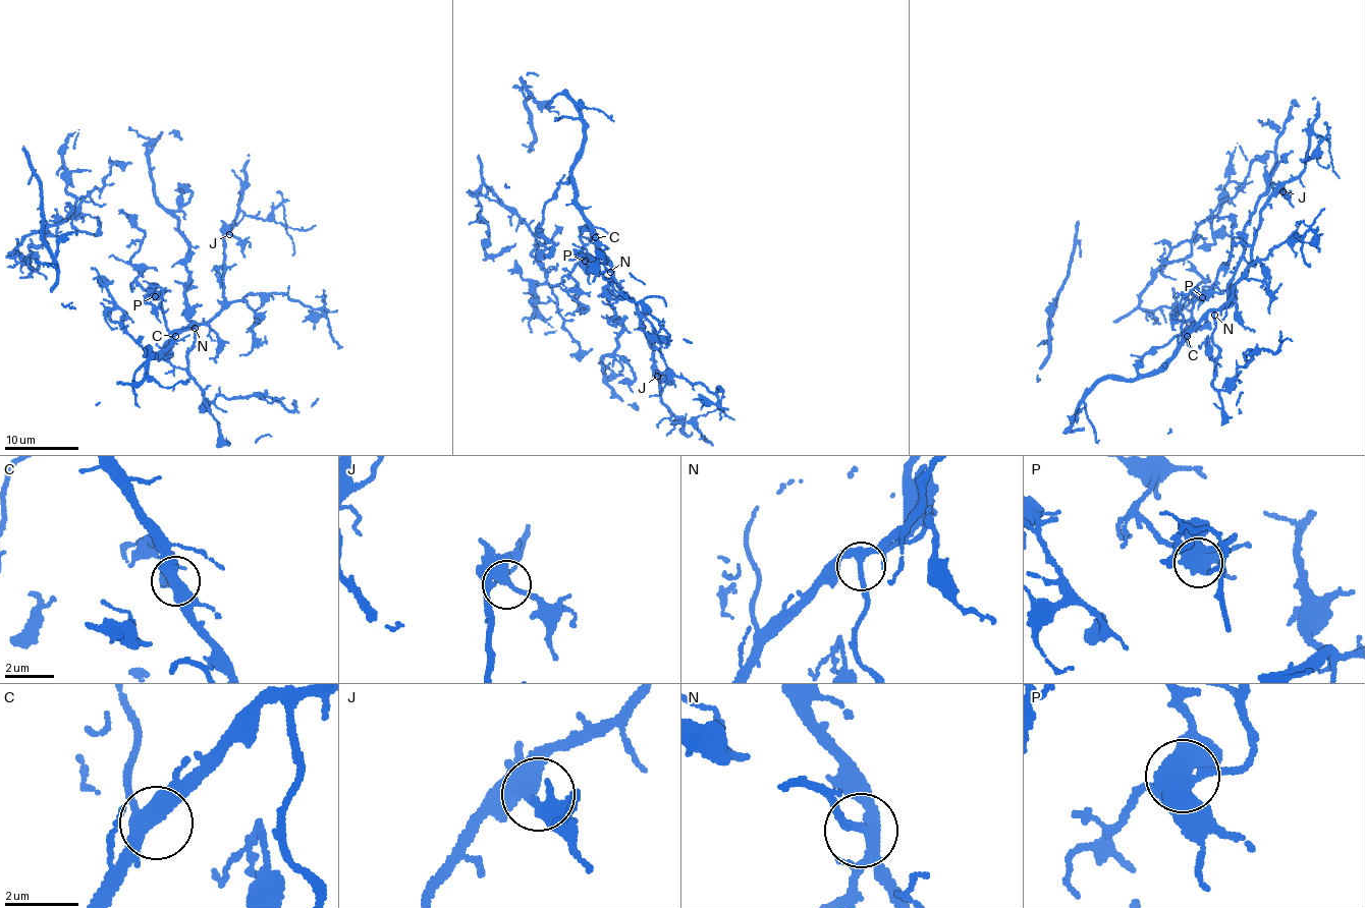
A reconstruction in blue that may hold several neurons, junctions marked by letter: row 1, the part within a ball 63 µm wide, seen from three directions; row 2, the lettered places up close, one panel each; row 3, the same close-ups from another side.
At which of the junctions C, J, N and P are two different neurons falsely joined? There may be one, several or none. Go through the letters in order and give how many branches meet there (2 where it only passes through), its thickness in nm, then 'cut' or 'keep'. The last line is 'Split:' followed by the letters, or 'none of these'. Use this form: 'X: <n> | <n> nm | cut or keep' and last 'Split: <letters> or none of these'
C: 3 | 440 nm | keep
J: 3 | 360 nm | keep
N: 4 | 280 nm | keep
P: 4 | 550 nm | keep
Split: none of these

